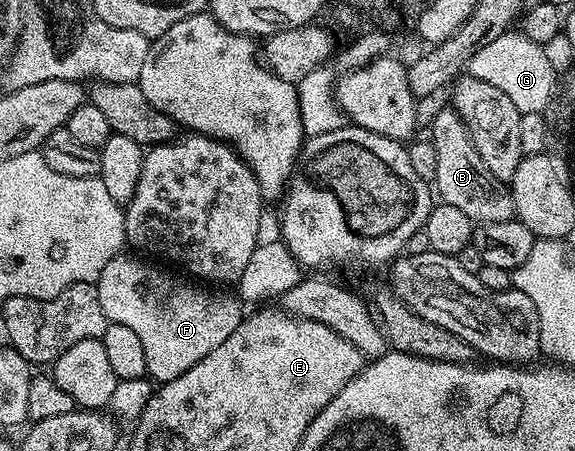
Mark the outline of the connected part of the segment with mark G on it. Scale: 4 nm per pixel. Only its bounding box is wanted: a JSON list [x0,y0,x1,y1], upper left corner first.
[467,31,557,113]

